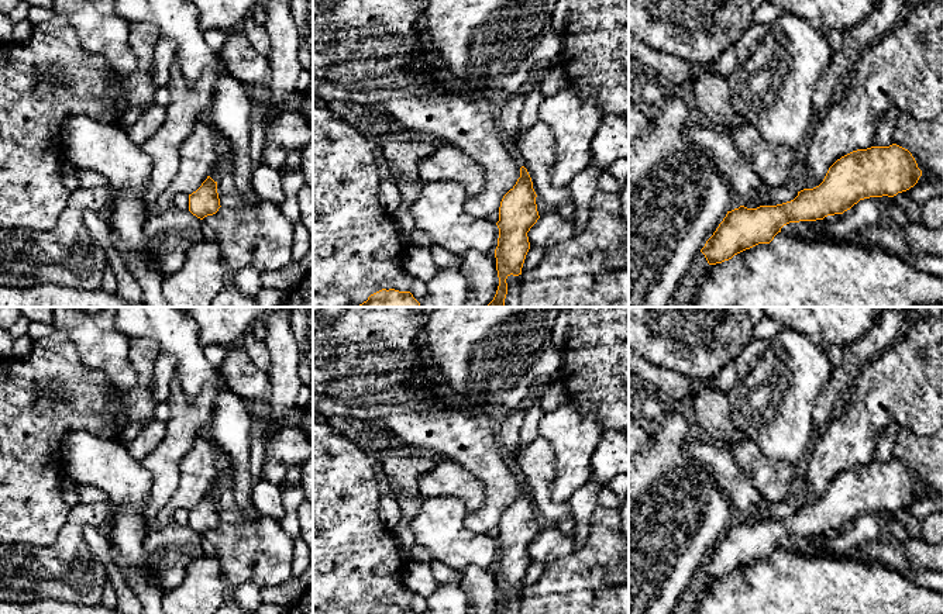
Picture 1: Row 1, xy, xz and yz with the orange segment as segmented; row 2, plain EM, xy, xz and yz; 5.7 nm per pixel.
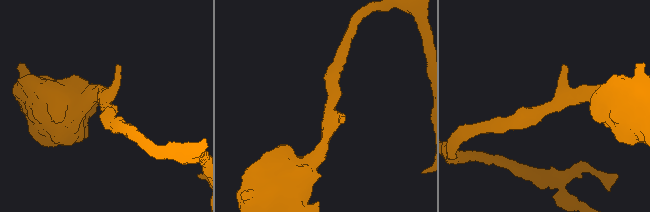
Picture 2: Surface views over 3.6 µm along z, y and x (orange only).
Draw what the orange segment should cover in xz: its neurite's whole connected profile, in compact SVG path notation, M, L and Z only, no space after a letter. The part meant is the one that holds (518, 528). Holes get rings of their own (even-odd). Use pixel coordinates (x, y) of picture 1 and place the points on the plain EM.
M524 482L516 500L503 511L499 522L498 562L495 565L499 601L493 614L506 614L506 594L522 590L526 570L530 565L527 548L540 534L536 507Z

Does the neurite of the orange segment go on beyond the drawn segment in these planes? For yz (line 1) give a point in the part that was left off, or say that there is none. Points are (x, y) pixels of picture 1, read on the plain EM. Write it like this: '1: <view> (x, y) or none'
1: none

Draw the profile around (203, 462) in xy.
M202 434L189 453L180 460L179 484L166 506L156 515L156 525L166 525L176 510L192 510L210 491L221 470L221 455L210 438Z

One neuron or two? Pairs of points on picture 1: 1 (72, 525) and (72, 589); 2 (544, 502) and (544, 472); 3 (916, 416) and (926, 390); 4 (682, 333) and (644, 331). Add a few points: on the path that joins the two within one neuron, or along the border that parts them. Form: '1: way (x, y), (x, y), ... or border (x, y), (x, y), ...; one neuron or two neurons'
1: way (72, 541), (72, 573); one neuron
2: way (543, 495), (543, 479); one neuron
3: way (922, 410), (926, 406), (926, 396); one neuron
4: way (673, 331), (654, 331); one neuron

